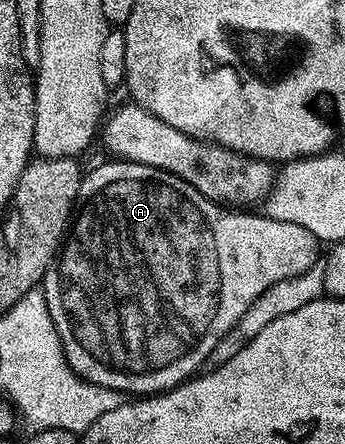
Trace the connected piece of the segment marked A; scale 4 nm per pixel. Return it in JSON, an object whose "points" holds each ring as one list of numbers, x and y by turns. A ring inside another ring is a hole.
{"points":[[115,158,107,162,109,164,98,165,89,176,87,173,81,179,76,203,72,206,68,231,54,257,52,267,44,276,42,287,50,318,54,318,54,326,66,354,66,362,72,367,74,374,92,384,143,398,158,392,169,392,197,375,207,365,208,355,214,350,214,346,218,346,223,336,235,327,247,308,263,291,269,290,270,286,283,279,297,278,321,259,322,242,317,236,310,234,306,226,294,226,294,222,278,222,263,214,255,216,252,213,255,211,252,210,233,210,216,204,210,198,198,194,198,190,194,190,190,182,164,172,161,168]]}

